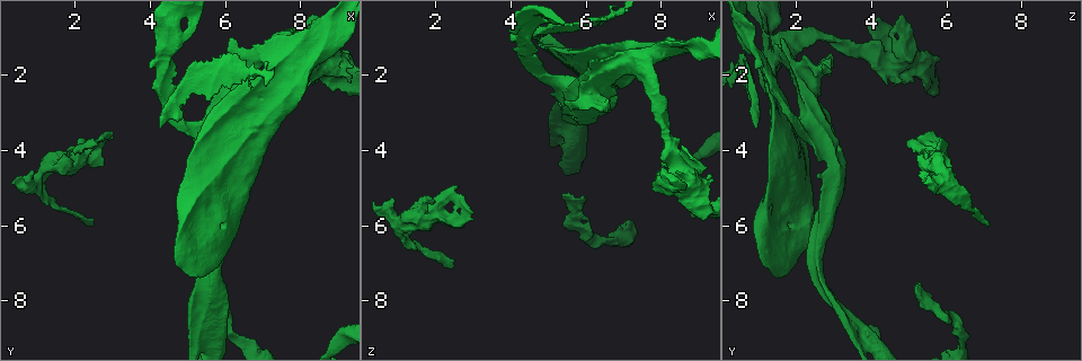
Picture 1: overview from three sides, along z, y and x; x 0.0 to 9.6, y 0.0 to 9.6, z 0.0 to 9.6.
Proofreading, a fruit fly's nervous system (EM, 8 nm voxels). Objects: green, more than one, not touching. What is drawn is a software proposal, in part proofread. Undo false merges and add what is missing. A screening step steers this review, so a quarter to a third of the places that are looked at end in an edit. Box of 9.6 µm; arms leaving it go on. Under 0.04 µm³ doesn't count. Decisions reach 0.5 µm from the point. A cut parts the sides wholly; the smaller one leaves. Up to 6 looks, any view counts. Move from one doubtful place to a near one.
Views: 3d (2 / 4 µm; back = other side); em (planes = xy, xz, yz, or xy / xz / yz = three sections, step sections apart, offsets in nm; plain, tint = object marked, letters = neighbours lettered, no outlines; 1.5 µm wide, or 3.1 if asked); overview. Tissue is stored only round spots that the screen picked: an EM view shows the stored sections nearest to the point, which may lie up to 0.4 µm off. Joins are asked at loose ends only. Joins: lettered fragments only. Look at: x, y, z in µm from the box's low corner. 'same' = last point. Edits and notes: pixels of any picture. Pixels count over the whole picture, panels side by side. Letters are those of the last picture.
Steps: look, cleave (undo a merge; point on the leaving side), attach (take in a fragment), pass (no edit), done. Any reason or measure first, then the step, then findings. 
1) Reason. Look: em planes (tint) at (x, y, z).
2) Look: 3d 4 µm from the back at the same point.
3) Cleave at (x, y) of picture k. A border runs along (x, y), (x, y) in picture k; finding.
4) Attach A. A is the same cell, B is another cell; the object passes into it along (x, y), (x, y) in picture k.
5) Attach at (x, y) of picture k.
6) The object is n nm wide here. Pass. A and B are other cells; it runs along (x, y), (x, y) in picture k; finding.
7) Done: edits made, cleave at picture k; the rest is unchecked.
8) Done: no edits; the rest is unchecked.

Closes a loop. Look: 3d 4 µm at (2.90, 3.60, 5.60).

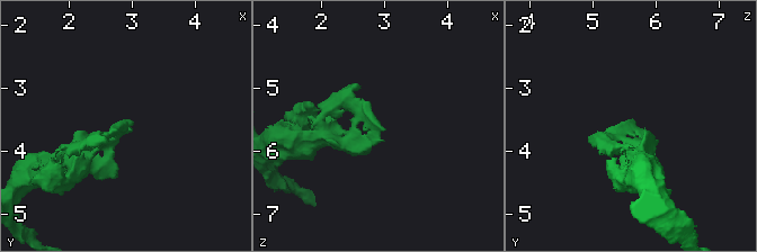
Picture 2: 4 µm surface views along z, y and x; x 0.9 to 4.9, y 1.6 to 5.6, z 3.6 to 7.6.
Now the EM. Look: em planes (letters) at (2.95, 3.60, 5.65).

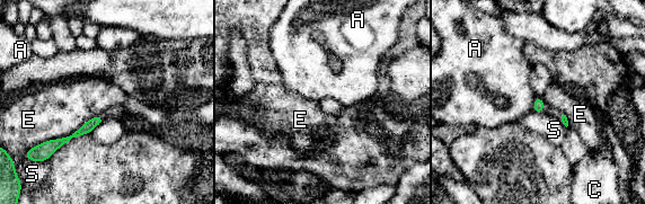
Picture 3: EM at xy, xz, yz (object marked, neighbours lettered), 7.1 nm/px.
Pass. A, C, E and S are other cells; it runs along (99, 118), (68, 139), (50, 145) in picture 3; all the same neuron.

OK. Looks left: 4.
Free end. Look: em planes (letters) at (6.25, 1.00, 1.60).

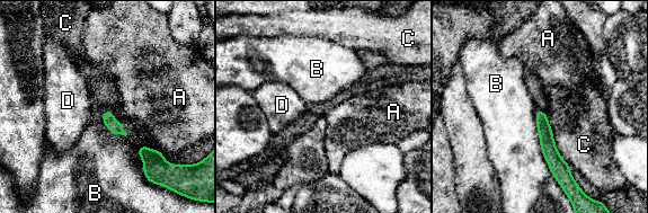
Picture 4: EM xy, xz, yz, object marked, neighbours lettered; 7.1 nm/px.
The longest contact is with B, 550 nm. Pass. A, B, C and D are other cells; a border runs along (544, 112), (548, 121) in picture 4; none of them fits.

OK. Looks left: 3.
An open end. Look: 3d 2 µm at (5.55, 7.60, 5.15).

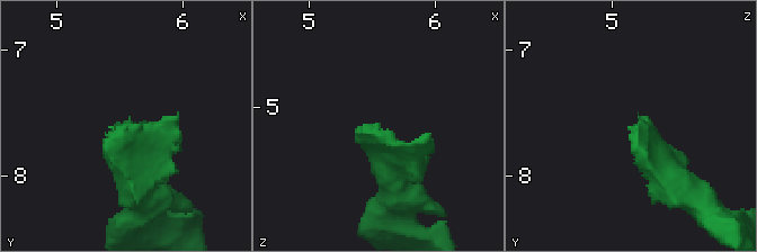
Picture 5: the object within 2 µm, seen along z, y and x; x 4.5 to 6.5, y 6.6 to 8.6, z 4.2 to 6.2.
Look: em planes (tint) at (5.52, 7.60, 5.12).

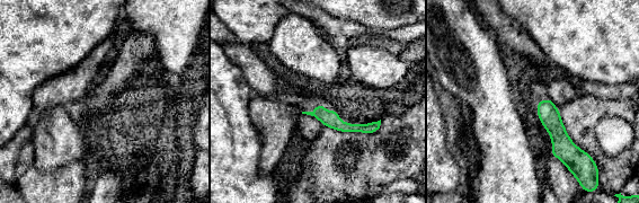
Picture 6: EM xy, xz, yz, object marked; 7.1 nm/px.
What lies round it. Look: em planes (letters) at the same point.

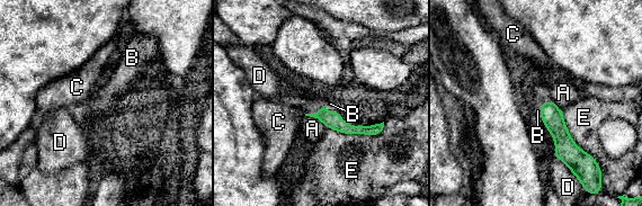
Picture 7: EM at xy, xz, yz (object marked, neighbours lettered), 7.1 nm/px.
The longest contact is with E, 420 nm. Attach at (313, 107) of picture 7. B is the same cell, A, C, D and E are other cells; the object passes into it along (333, 121), (323, 105), (313, 107) in picture 7; it goes on there.

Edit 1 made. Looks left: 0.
Done: edits made, attach at picture 7; the rest is unchecked.

